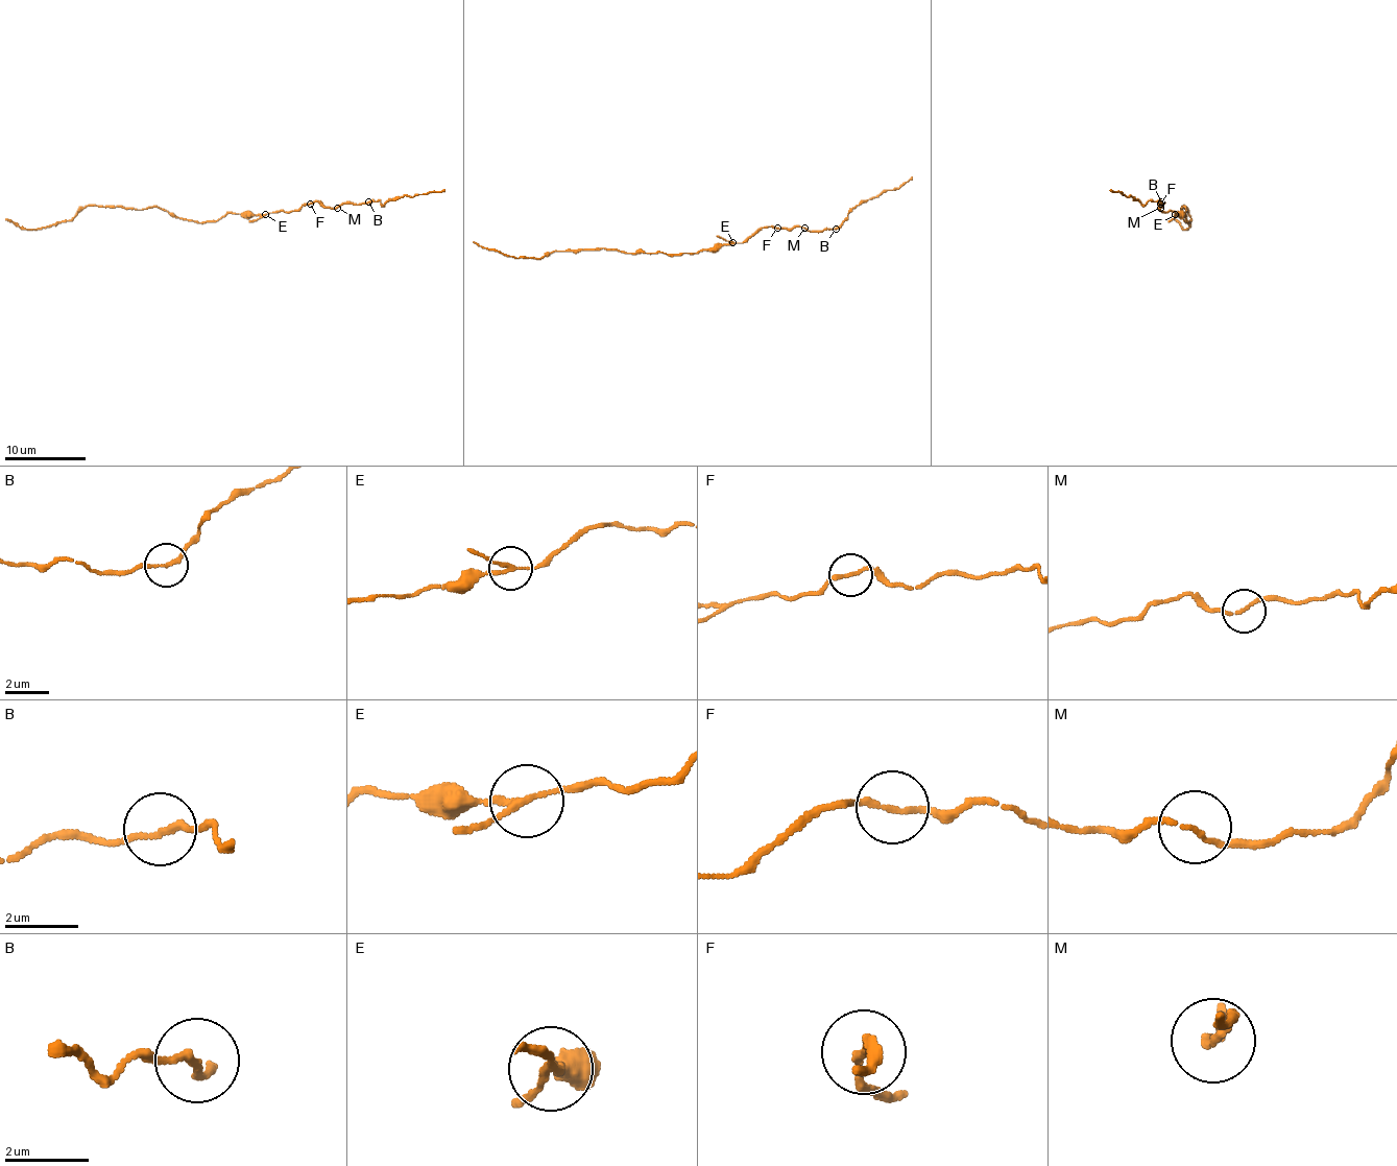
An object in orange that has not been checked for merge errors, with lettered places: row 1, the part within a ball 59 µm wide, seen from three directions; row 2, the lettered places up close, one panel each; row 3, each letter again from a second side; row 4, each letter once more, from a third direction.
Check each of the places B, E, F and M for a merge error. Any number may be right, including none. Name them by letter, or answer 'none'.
B, E

